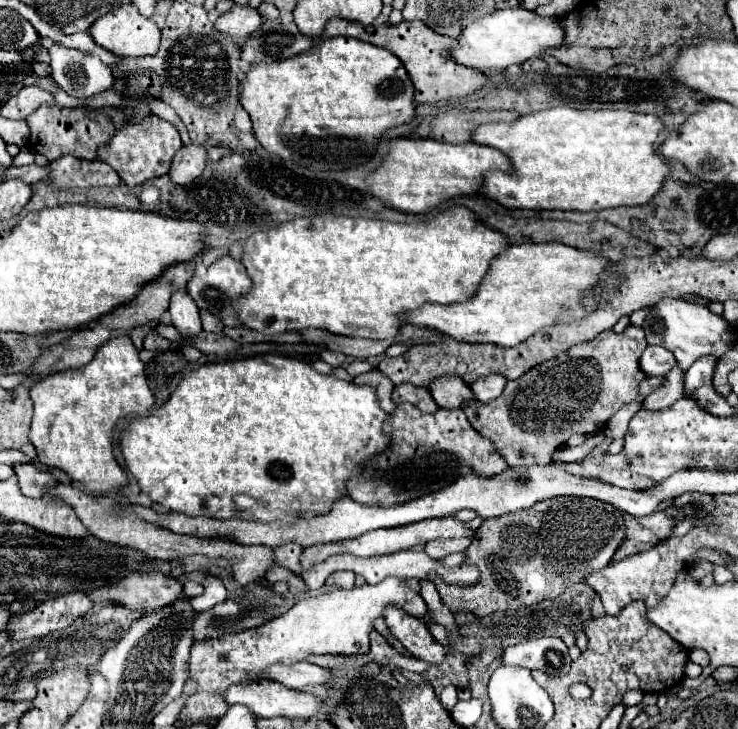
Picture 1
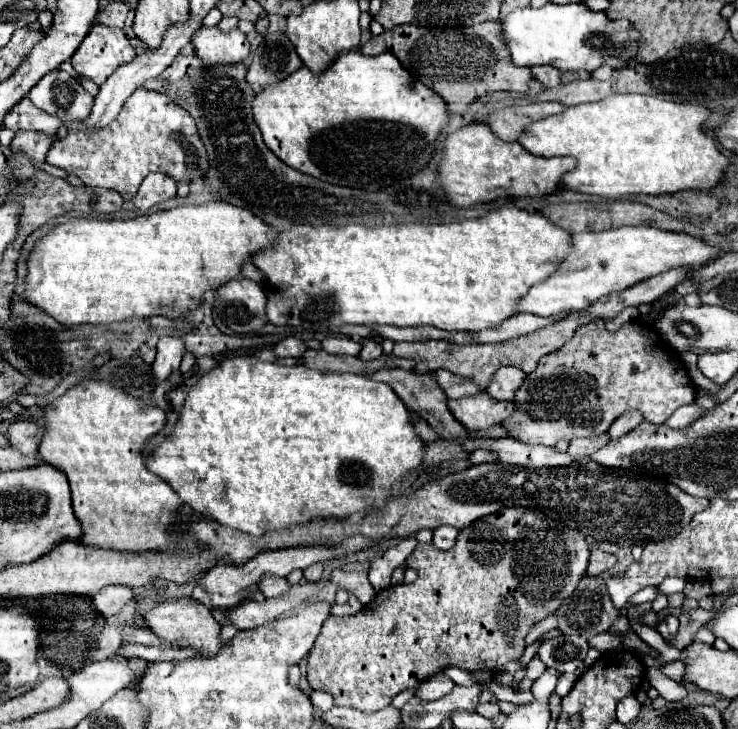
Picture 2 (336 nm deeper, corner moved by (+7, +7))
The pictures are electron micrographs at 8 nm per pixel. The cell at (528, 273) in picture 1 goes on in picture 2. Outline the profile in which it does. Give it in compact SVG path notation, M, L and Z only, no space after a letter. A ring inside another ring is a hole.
M622 226L606 232L580 232L572 234L570 244L572 248L568 256L546 280L532 286L528 294L518 300L514 314L530 312L536 316L556 316L562 312L580 312L592 306L598 298L626 290L654 274L684 264L698 268L722 254L718 248L708 246L698 238L676 232L660 232L646 226Z

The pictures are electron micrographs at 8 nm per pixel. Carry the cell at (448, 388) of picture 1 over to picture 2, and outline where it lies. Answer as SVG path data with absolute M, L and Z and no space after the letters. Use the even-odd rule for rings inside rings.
M488 394L448 400L448 408L454 414L454 418L468 430L490 428L494 424L500 424L514 412L512 402L500 402L490 398Z

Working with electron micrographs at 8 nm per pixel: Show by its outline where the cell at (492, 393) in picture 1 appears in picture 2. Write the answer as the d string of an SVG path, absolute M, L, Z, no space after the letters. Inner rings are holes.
M502 366L492 376L492 382L486 388L486 394L494 400L514 400L514 392L520 388L522 378L526 378L526 374L520 368Z

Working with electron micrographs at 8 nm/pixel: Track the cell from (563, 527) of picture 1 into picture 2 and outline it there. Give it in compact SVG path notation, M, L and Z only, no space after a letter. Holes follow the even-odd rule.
M508 506L502 508L490 516L484 516L476 522L472 522L468 528L460 530L458 540L454 544L454 548L442 552L438 548L434 548L432 544L418 544L416 550L408 556L406 566L418 570L418 578L412 584L398 584L398 586L390 586L380 590L374 600L370 604L366 604L362 608L362 612L358 612L356 616L330 616L326 620L326 624L322 626L322 632L314 644L314 648L310 650L308 656L308 682L314 690L324 690L330 692L334 696L334 704L336 706L354 706L354 708L362 708L366 712L374 712L380 708L386 708L392 698L408 688L412 688L416 682L428 680L430 676L434 676L436 672L444 670L446 666L460 666L468 672L488 672L488 674L498 674L500 668L510 662L510 660L518 660L524 652L524 636L530 630L530 626L534 626L536 622L544 620L546 616L554 614L560 608L560 602L570 596L576 588L576 584L582 580L582 576L586 574L588 568L588 556L590 556L590 546L584 538L584 534L580 534L574 528L568 528L562 522L554 522L550 518L546 518L542 512L530 510L530 508L522 508L522 506Z

